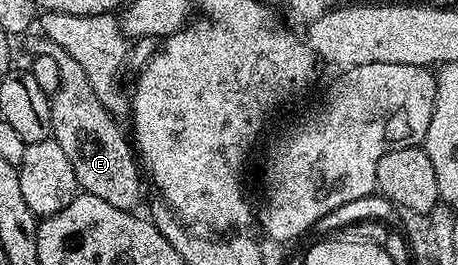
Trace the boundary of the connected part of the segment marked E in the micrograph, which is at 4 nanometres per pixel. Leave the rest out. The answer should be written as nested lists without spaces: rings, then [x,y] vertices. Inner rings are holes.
[[[44,33],[36,34],[30,34],[24,40],[26,49],[33,51],[34,56],[55,57],[59,65],[61,91],[73,95],[73,119],[54,118],[51,137],[59,149],[67,153],[67,161],[71,161],[71,169],[75,169],[78,188],[84,194],[107,201],[107,205],[115,205],[115,209],[136,212],[141,203],[143,171],[126,132],[125,135],[121,132],[122,124],[107,109],[103,109],[103,101],[95,97],[95,89],[91,89],[91,81],[87,81],[87,73],[83,73],[79,61],[75,61],[67,49],[55,45],[55,41],[51,41]]]

